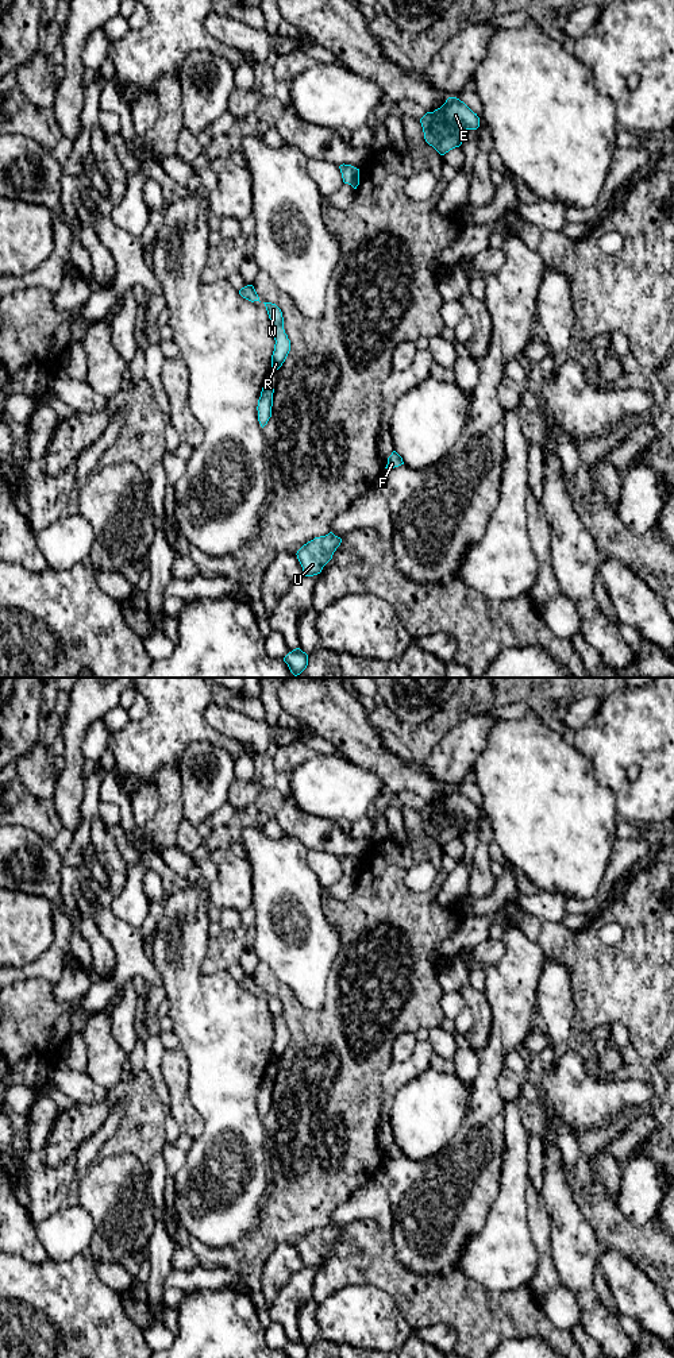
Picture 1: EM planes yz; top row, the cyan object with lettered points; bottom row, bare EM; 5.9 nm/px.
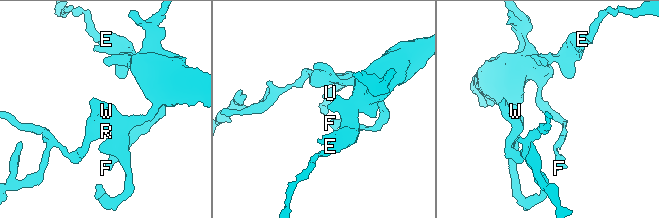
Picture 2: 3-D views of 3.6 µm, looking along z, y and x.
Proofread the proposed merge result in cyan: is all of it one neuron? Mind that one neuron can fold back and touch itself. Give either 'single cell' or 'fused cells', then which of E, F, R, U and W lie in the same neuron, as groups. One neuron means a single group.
single cell; groups E F R U W

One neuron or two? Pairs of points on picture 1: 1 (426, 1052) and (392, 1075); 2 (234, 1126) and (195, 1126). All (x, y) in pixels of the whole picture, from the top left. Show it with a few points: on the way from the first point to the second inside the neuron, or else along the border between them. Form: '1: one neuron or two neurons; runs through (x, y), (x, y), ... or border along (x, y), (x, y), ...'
1: one neuron; runs through (418, 1060), (400, 1075)
2: two neurons; border along (189, 1098), (203, 1121), (203, 1133), (196, 1139)

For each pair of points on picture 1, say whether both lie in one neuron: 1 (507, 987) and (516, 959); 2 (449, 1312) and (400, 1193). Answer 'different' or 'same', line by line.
1: same
2: different

